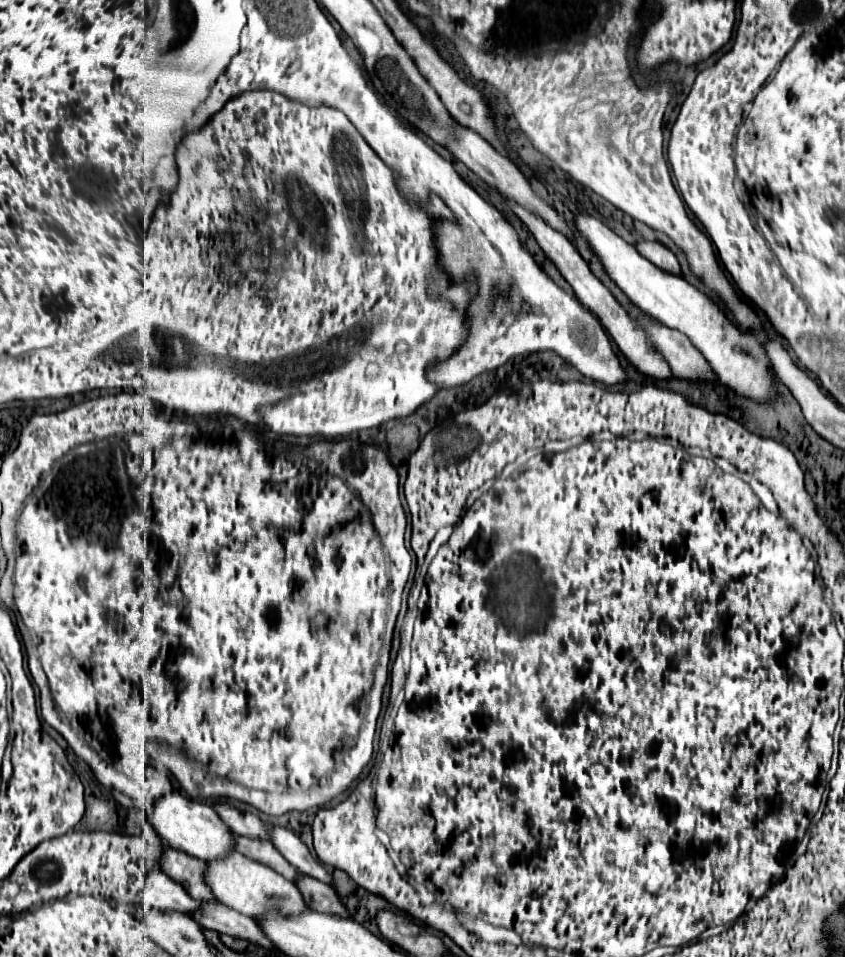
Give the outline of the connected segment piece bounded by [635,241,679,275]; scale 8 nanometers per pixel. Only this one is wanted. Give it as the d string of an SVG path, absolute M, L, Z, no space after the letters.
M639 241L639 243L635 245L635 249L637 249L647 261L651 261L655 267L659 267L659 269L671 273L671 275L679 275L679 261L677 261L677 257L675 257L669 249L665 249L663 245L651 243L651 241Z

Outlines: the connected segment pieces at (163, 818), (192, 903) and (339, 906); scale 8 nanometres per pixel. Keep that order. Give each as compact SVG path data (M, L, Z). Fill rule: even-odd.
M171 791L159 799L155 799L149 807L149 821L157 835L163 839L165 845L187 851L189 855L195 855L201 861L223 857L227 851L231 851L231 829L215 815L215 811L197 799L187 799L179 791Z
M153 869L147 873L145 887L143 887L143 903L153 905L157 909L175 909L181 913L191 913L199 903L187 895L187 891L167 877L161 869Z
M299 875L295 885L299 887L305 903L315 909L315 911L323 911L323 913L333 913L333 915L349 915L347 909L343 907L343 903L339 901L339 897L335 895L335 889L327 883L321 883L309 875Z

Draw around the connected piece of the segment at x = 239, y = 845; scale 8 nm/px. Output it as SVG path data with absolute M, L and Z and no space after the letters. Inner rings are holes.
M235 835L235 849L243 855L247 855L249 859L253 857L255 861L279 871L285 879L295 879L295 875L299 875L299 871L295 867L291 867L283 855L279 855L273 847L271 841L265 839L251 839L251 837L243 837L243 835Z

